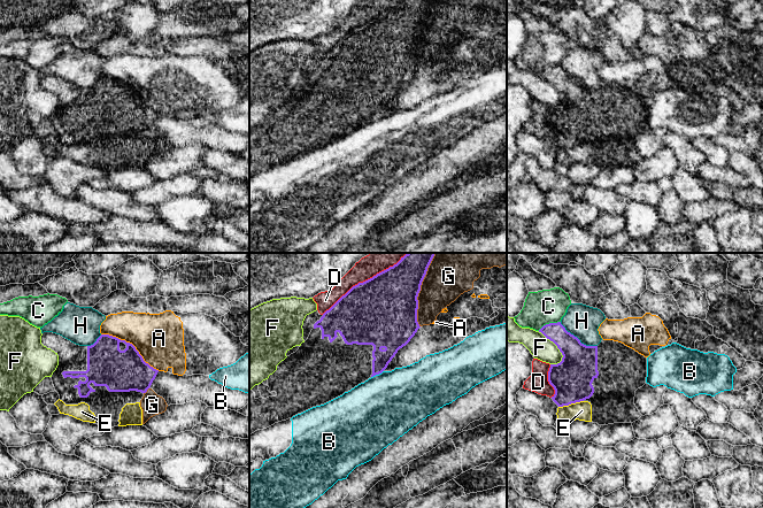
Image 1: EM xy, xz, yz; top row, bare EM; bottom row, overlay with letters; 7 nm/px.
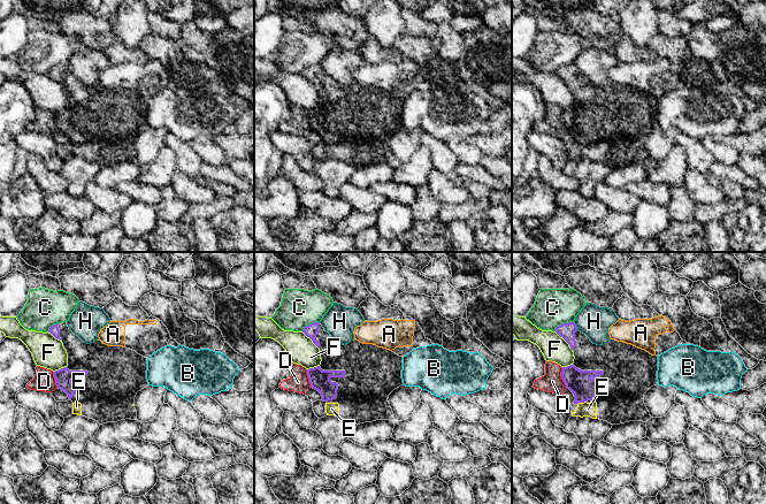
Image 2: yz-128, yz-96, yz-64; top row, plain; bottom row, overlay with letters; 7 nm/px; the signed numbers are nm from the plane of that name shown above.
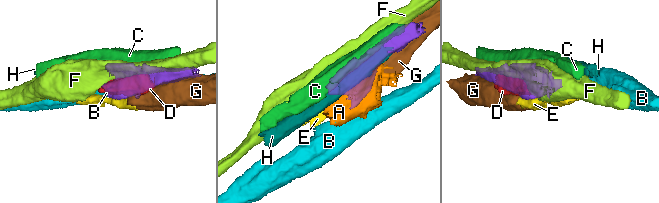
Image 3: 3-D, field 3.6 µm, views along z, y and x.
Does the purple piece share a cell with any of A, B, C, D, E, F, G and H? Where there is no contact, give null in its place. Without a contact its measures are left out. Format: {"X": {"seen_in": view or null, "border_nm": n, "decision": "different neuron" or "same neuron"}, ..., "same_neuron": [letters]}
{"A": {"seen_in": "xy", "border_nm": 480, "decision": "different neuron"}, "B": {"seen_in": "xz", "border_nm": 100, "decision": "different neuron"}, "C": {"seen_in": "yz", "border_nm": 170, "decision": "different neuron"}, "D": {"seen_in": "xz", "border_nm": 700, "decision": "different neuron"}, "E": {"seen_in": "yz", "border_nm": 180, "decision": "different neuron"}, "F": {"seen_in": "yz", "border_nm": 280, "decision": "different neuron"}, "G": {"seen_in": "xz", "border_nm": 500, "decision": "different neuron"}, "H": {"seen_in": "yz", "border_nm": 320, "decision": "different neuron"}, "same_neuron": []}

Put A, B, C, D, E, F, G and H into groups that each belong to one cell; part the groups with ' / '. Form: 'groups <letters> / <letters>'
groups A / B / C / D / E G / F / H

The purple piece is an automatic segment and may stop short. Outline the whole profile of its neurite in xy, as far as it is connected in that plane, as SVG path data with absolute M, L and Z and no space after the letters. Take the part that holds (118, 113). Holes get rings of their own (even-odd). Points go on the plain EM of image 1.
M44 75L41 78L41 86L59 98L59 108L51 121L55 133L60 138L60 143L65 147L87 146L90 153L95 157L94 167L107 171L118 169L122 151L126 146L140 145L159 115L159 113L144 103L142 99L132 86L109 77L101 77L91 88L79 88L60 77Z

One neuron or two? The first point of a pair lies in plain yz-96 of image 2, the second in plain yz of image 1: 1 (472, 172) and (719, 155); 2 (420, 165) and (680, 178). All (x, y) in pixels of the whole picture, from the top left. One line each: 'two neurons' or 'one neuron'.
1: two neurons
2: two neurons

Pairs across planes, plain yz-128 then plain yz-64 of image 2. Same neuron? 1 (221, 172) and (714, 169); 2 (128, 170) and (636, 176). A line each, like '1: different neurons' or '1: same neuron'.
1: same neuron
2: same neuron

